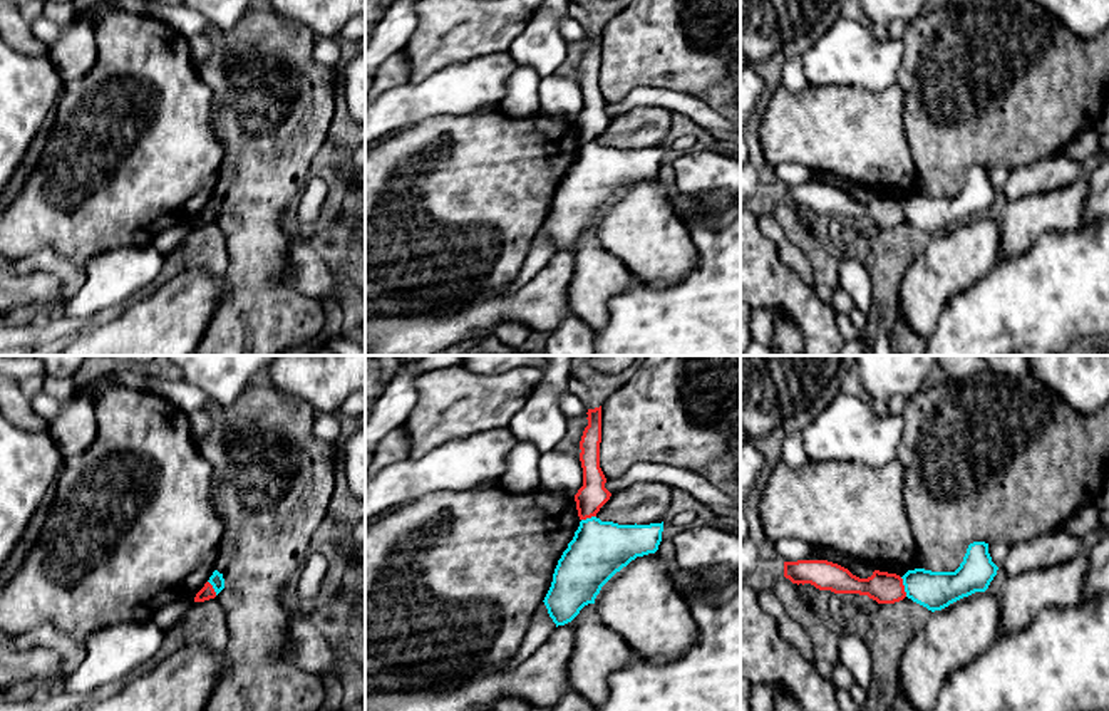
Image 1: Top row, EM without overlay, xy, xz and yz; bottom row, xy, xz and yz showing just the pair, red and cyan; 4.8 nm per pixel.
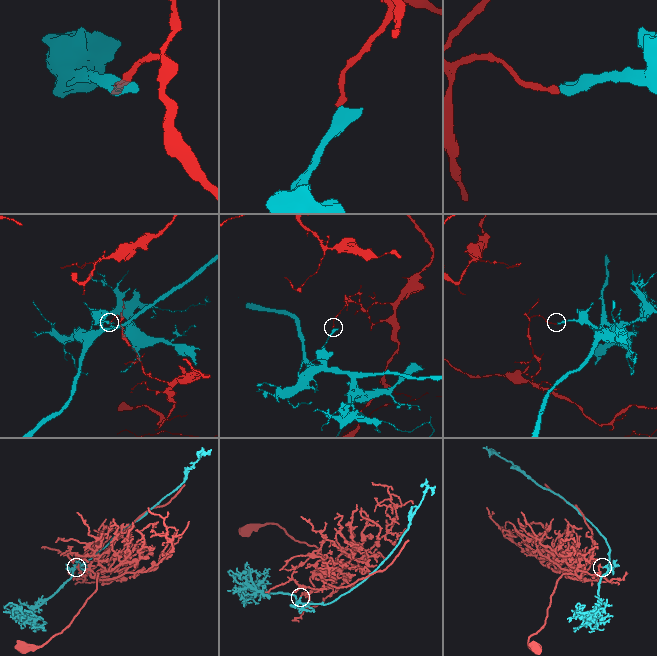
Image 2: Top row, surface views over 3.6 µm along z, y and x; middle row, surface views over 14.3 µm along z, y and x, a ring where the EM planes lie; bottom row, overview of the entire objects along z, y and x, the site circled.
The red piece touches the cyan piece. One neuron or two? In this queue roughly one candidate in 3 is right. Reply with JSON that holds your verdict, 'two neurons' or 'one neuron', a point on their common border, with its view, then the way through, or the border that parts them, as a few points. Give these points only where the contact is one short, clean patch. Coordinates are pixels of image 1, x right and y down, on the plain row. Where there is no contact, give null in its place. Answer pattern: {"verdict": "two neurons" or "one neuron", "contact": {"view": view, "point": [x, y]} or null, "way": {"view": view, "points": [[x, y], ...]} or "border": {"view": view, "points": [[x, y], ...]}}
{"verdict": "two neurons", "contact": {"view": "yz", "point": [903, 212]}, "border": {"view": "yz", "points": [[900, 202], [907, 220]]}}

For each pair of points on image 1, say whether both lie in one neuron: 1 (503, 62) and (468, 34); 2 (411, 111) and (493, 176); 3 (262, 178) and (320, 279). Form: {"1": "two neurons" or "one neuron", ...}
{"1": "two neurons", "2": "two neurons", "3": "two neurons"}

